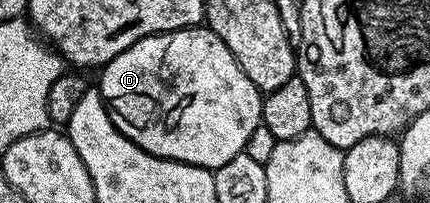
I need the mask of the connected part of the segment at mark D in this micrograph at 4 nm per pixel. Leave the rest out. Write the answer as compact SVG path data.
M208 28L167 30L164 34L153 34L142 38L124 52L120 52L120 56L116 56L101 67L100 74L102 74L102 83L100 83L102 99L106 101L106 111L110 113L112 124L121 134L128 136L128 140L132 140L144 152L157 158L167 158L173 162L186 162L189 166L201 166L203 170L211 172L219 170L221 166L228 164L228 160L232 160L245 151L248 136L252 136L252 128L256 128L262 121L263 91L258 90L256 84L252 84L252 80L248 80L248 76L244 76L240 64L236 64L236 56L232 56L232 52L228 52L228 44L224 44L224 40L220 40L220 36L216 36L216 32L212 32Z

